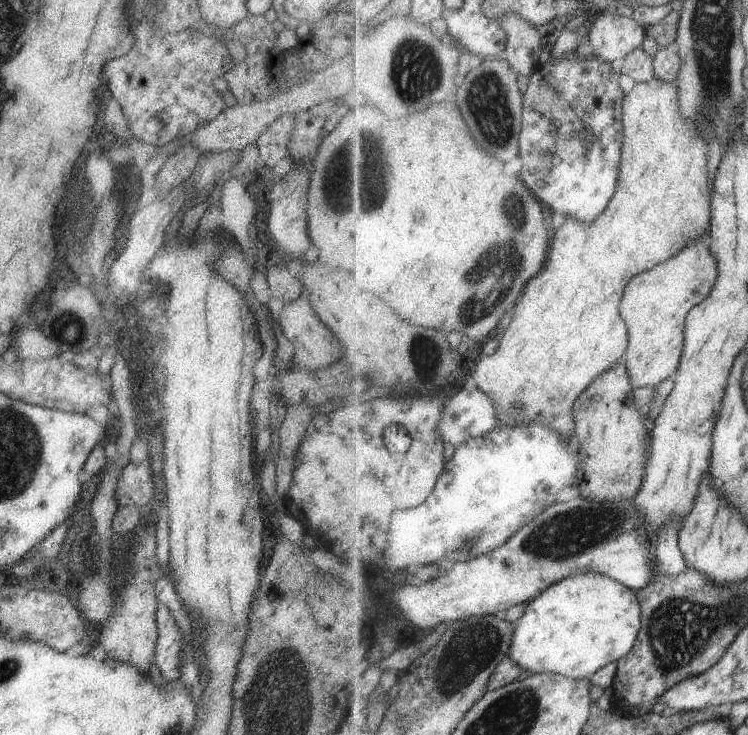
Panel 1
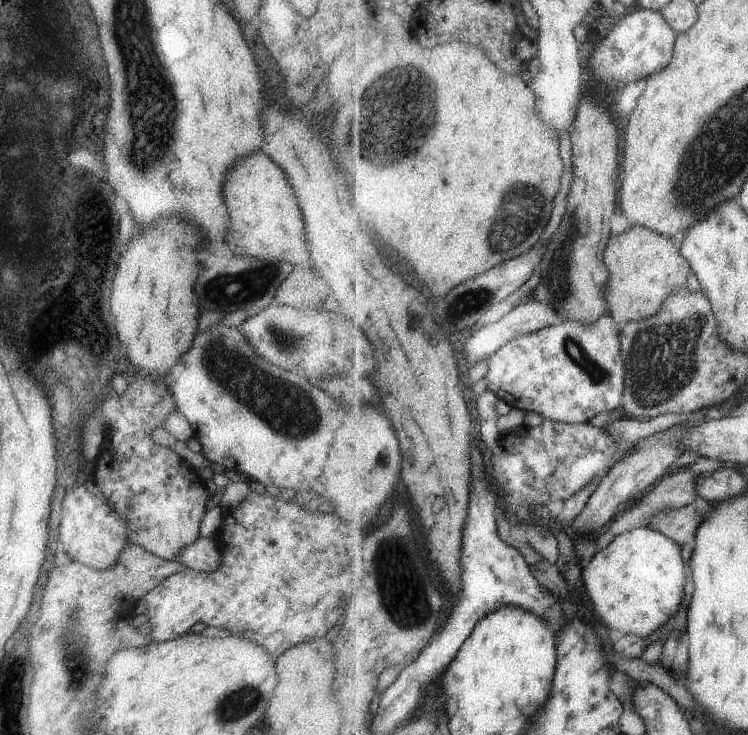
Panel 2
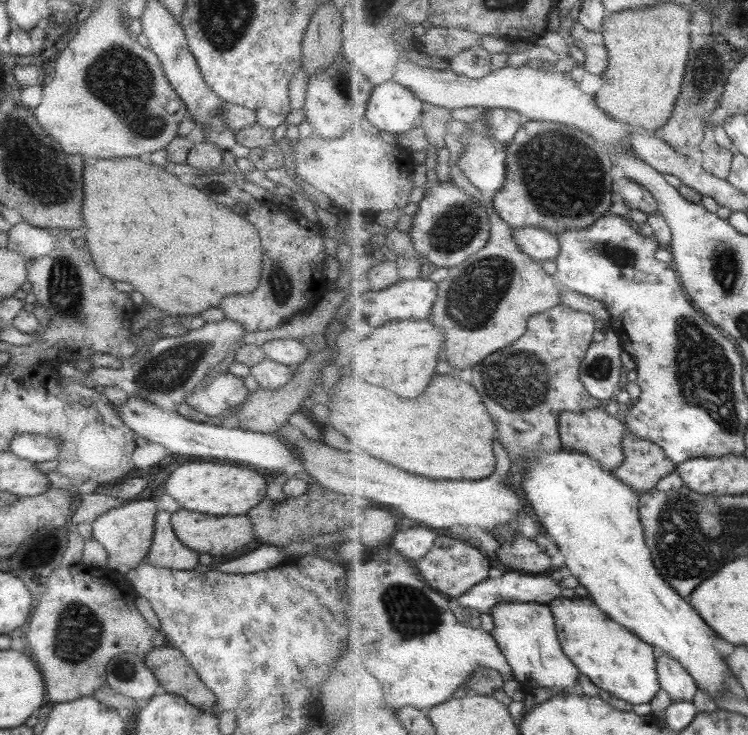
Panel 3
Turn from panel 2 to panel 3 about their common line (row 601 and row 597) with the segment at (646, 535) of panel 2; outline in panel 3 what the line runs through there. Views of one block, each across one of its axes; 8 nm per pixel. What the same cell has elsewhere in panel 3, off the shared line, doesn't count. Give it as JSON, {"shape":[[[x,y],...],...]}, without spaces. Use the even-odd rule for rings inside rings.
{"shape":[[[562,450],[559,454],[546,454],[542,457],[529,457],[528,471],[520,489],[528,499],[538,521],[546,528],[547,534],[560,545],[566,566],[579,582],[588,590],[600,607],[620,622],[635,631],[640,638],[656,646],[658,658],[664,654],[680,660],[692,672],[701,690],[712,697],[724,690],[730,690],[727,659],[716,648],[719,634],[704,620],[699,610],[667,578],[664,578],[656,565],[654,553],[647,543],[647,534],[640,511],[641,493],[629,486],[616,474],[606,471],[603,464],[590,455]]]}

